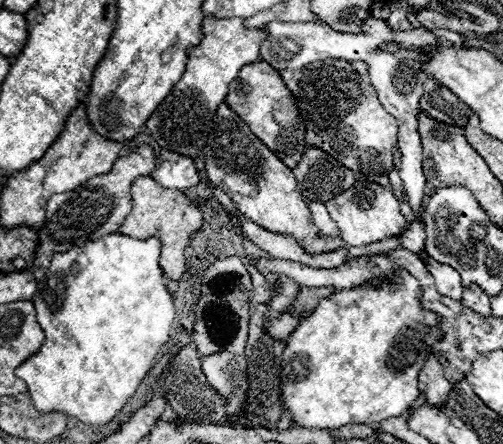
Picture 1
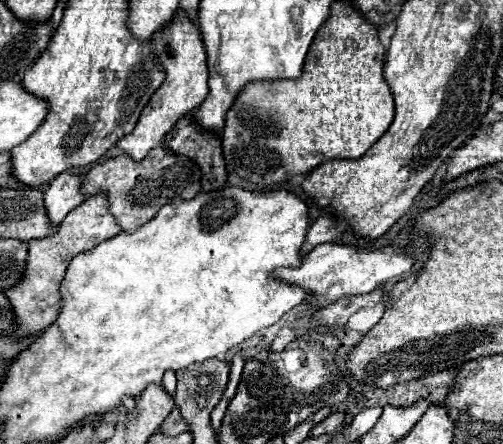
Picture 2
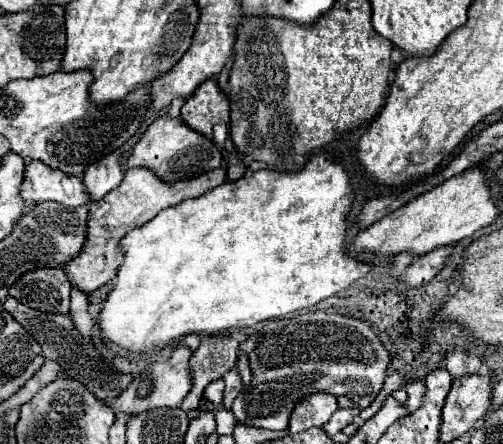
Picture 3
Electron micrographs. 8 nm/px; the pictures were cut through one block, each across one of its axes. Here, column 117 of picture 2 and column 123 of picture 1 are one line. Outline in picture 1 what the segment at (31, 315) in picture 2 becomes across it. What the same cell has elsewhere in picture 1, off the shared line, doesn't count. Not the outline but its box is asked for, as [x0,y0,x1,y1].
[118,176,202,280]

